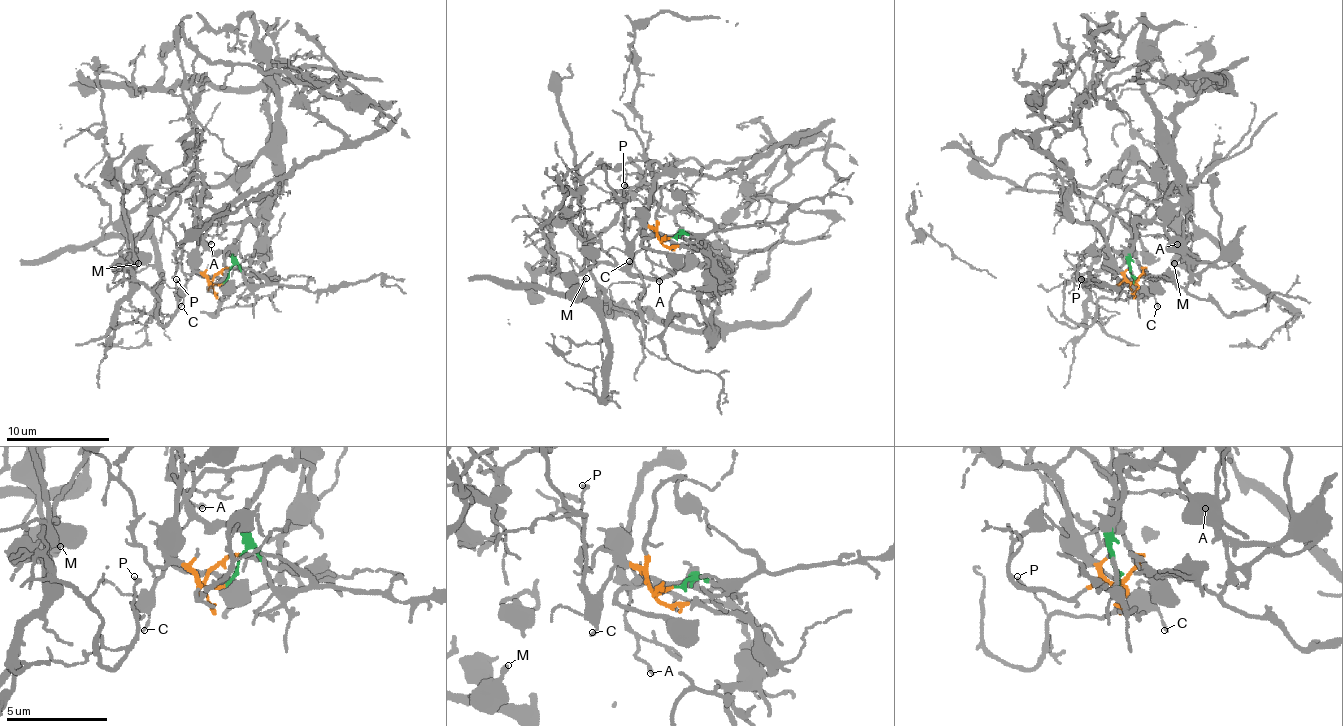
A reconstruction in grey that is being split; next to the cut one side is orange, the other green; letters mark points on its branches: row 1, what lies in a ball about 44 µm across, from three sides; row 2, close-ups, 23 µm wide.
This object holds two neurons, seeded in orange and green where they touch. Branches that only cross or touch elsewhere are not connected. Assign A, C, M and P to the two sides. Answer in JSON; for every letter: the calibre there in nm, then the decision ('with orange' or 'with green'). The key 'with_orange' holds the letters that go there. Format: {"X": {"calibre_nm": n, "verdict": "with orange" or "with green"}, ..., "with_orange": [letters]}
{"A": {"calibre_nm": 180, "verdict": "with green"}, "C": {"calibre_nm": 110, "verdict": "with orange"}, "M": {"calibre_nm": 240, "verdict": "with green"}, "P": {"calibre_nm": 140, "verdict": "with orange"}, "with_orange": ["C", "P"]}

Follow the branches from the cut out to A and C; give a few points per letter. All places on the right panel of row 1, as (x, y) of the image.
A: (1134, 283), (1129, 247), (1137, 236), (1155, 234), (1178, 244)
C: (1134, 283), (1137, 283), (1124, 273), (1152, 296), (1157, 307)

